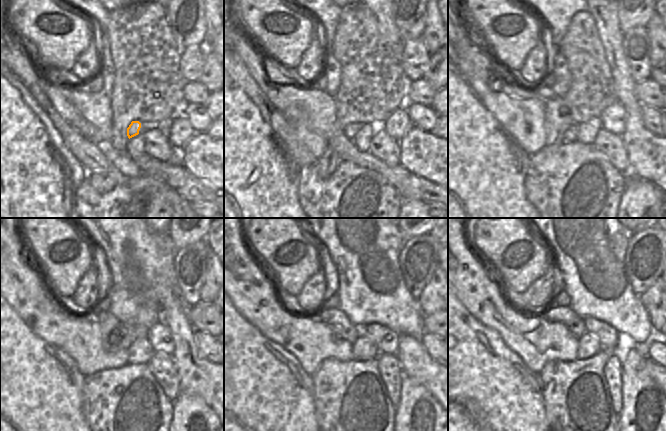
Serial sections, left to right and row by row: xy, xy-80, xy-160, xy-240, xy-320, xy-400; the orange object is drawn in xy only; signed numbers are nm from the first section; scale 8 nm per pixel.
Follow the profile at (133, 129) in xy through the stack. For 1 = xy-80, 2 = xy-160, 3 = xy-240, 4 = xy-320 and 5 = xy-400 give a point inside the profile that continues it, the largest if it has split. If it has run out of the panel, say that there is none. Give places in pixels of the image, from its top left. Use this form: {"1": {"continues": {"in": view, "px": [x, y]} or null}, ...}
{"1": {"continues": {"in": "xy-80", "px": [350, 131]}}, "2": {"continues": {"in": "xy-160", "px": [570, 135]}}, "3": {"continues": {"in": "xy-240", "px": [20, 285]}}, "4": {"continues": {"in": "xy-320", "px": [311, 341]}}, "5": {"continues": {"in": "xy-400", "px": [537, 341]}}}

